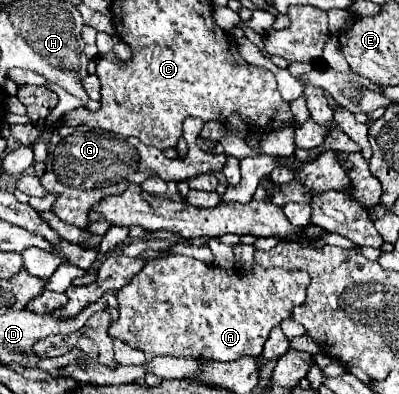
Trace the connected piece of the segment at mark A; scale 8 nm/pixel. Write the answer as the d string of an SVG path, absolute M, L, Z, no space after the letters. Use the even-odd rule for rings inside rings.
M166 256L148 260L130 284L116 292L120 318L112 322L108 336L144 352L146 360L156 356L212 358L234 362L242 356L260 356L272 328L292 318L292 308L304 304L310 284L308 272L262 268L220 270L188 256Z

